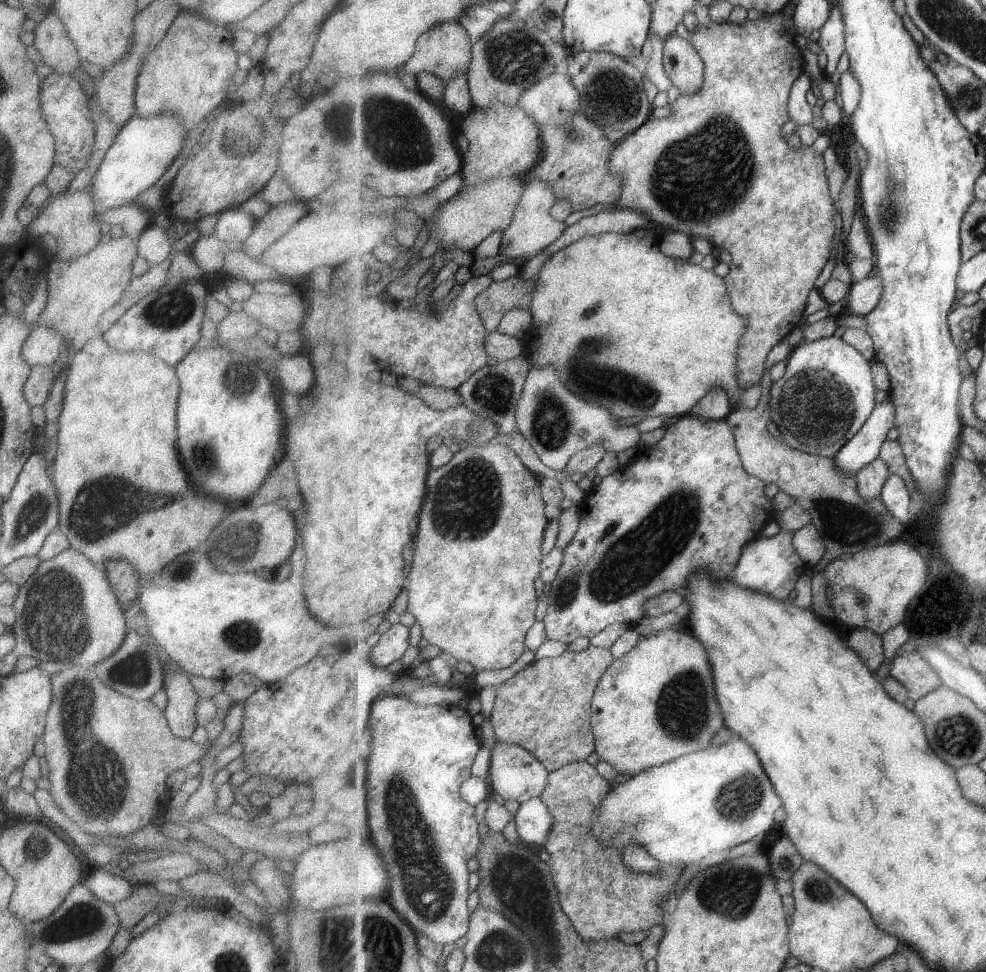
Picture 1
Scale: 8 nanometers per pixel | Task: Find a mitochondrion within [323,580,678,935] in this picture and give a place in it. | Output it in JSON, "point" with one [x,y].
{"point":[430,885]}

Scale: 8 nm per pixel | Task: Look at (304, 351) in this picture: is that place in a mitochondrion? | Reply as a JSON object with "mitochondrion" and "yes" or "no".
{"mitochondrion":"no"}

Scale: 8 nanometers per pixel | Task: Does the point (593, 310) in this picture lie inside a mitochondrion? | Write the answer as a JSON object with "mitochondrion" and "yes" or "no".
{"mitochondrion":"yes"}

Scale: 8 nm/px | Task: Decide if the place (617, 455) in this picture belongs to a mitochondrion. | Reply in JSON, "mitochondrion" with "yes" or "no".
{"mitochondrion":"no"}

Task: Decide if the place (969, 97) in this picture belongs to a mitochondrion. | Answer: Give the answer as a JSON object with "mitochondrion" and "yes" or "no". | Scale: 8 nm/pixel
{"mitochondrion":"yes"}

